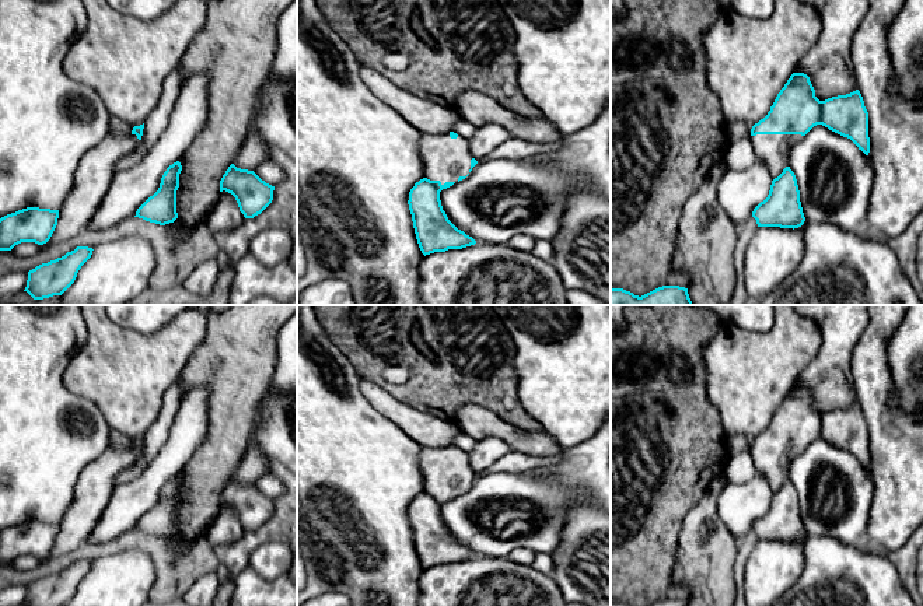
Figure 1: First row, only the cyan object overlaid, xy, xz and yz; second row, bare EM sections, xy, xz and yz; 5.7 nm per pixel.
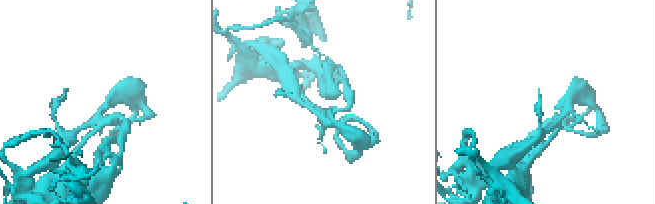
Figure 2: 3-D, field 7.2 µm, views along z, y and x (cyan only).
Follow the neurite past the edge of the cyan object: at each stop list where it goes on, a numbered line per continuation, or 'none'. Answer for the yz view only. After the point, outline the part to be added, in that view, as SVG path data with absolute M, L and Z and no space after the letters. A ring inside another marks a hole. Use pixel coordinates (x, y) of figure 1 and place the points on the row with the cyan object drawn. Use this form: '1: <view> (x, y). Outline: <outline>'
1: yz (748, 62). Outline: M775 0L775 11L766 20L744 17L731 7L721 7L717 21L703 35L703 46L707 85L719 98L724 120L754 126L763 119L819 34L818 10L798 0Z

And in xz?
1: xz (444, 158). Outline: M422 133L420 157L424 168L424 178L430 181L458 182L459 176L466 176L471 169L472 155L469 141L461 136L450 137L448 133Z

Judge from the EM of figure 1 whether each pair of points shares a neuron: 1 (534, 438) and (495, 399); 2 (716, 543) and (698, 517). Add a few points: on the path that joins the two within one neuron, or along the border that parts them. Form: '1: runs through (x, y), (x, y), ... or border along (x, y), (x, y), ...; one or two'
1: border along (495, 413), (527, 430); two
2: runs through (705, 549), (698, 546), (698, 528); one

